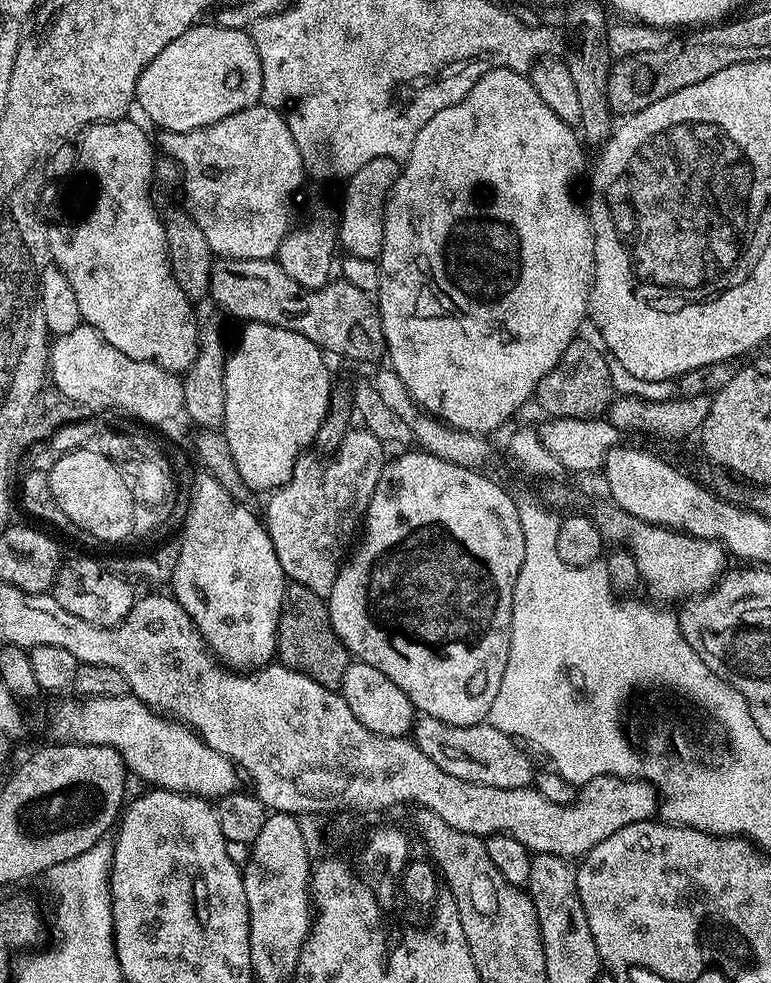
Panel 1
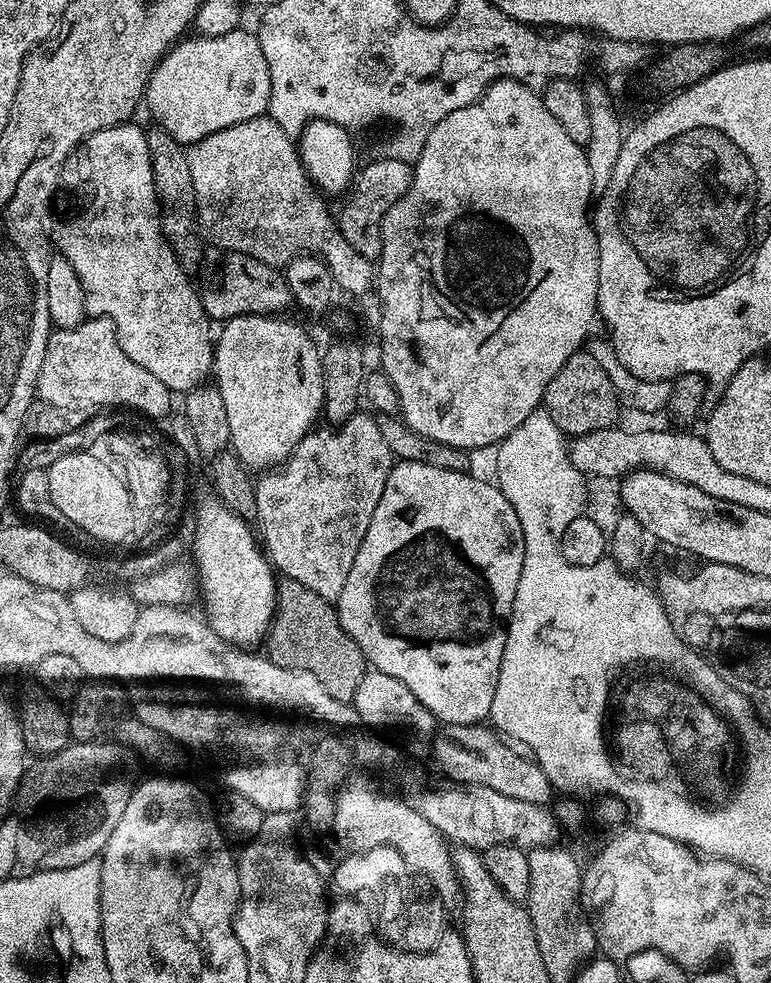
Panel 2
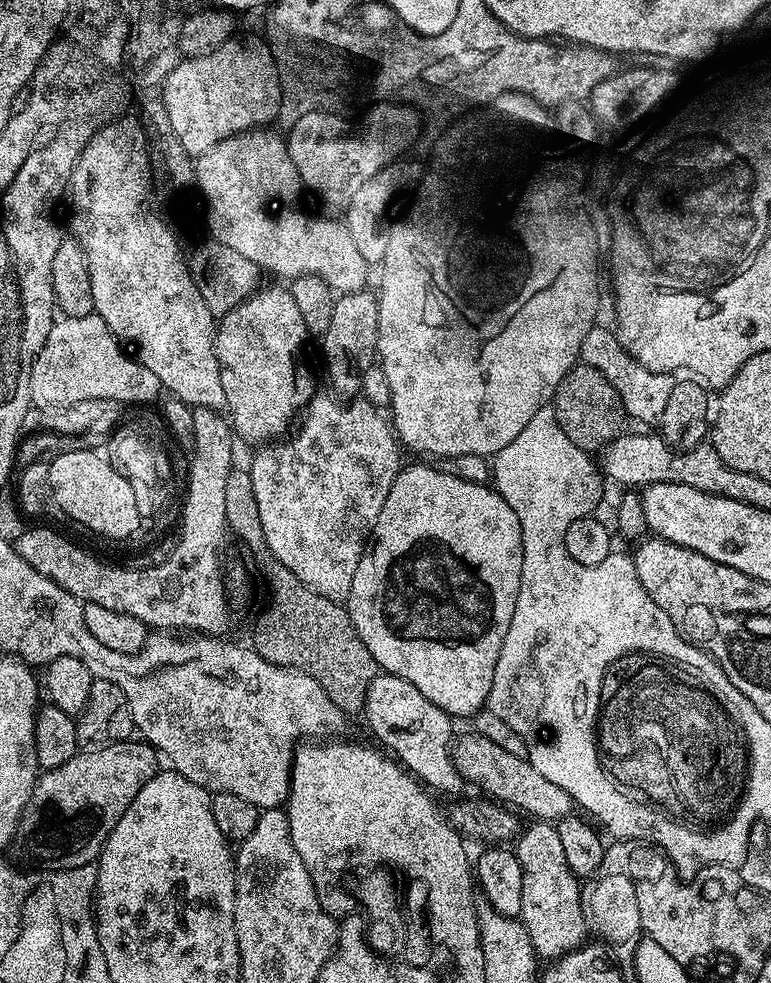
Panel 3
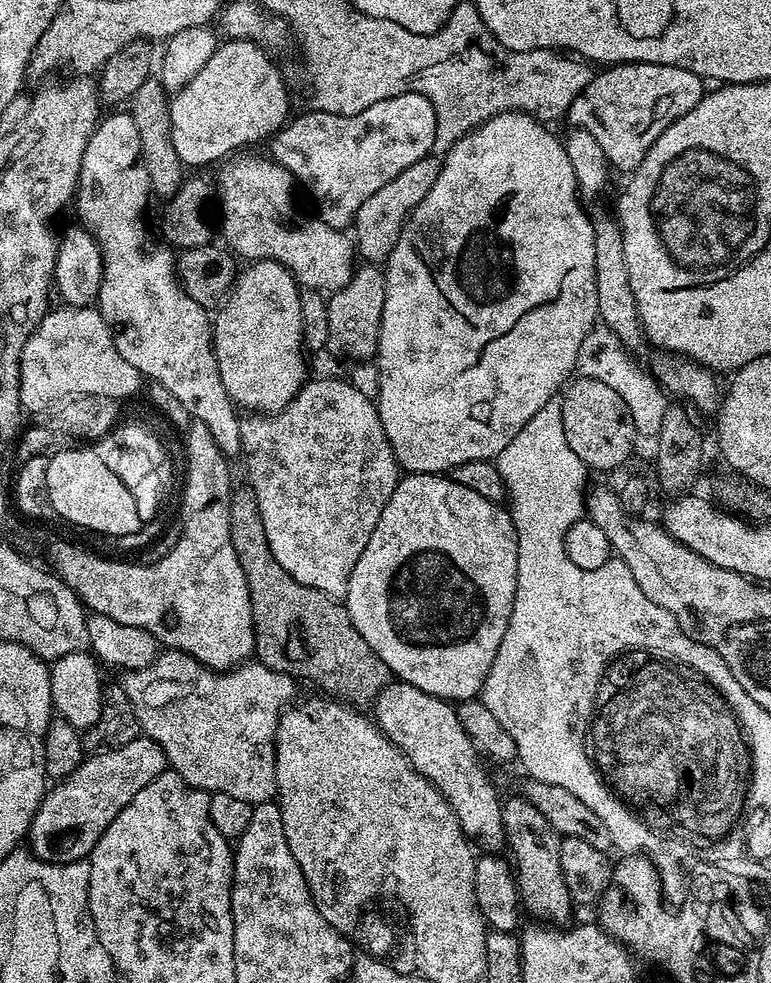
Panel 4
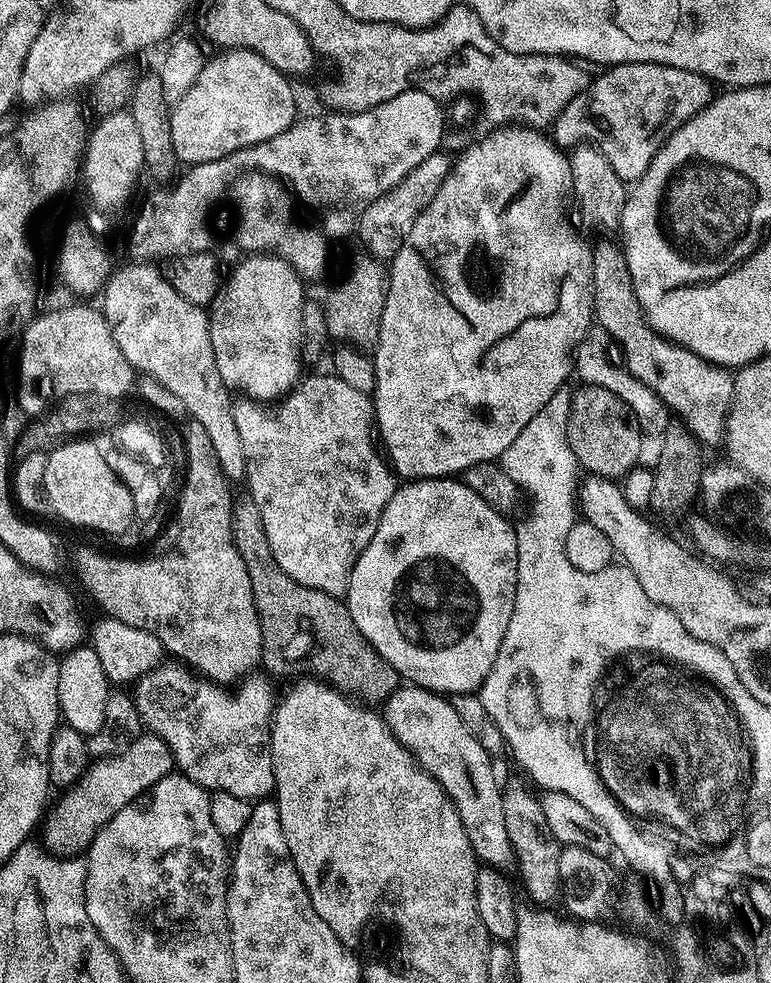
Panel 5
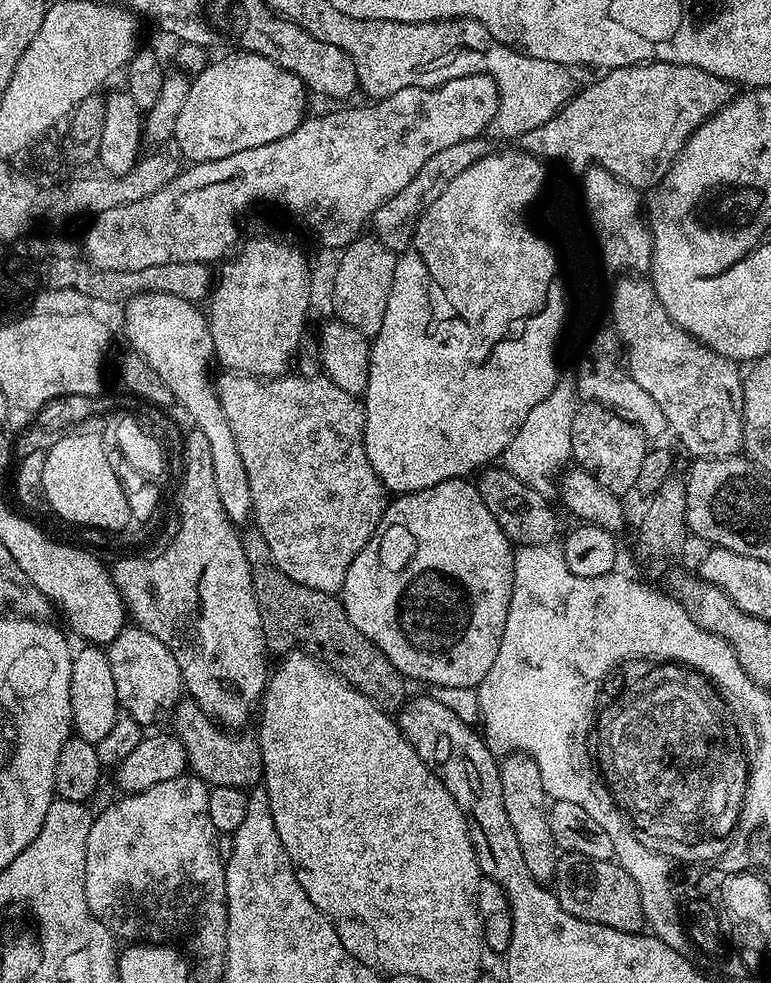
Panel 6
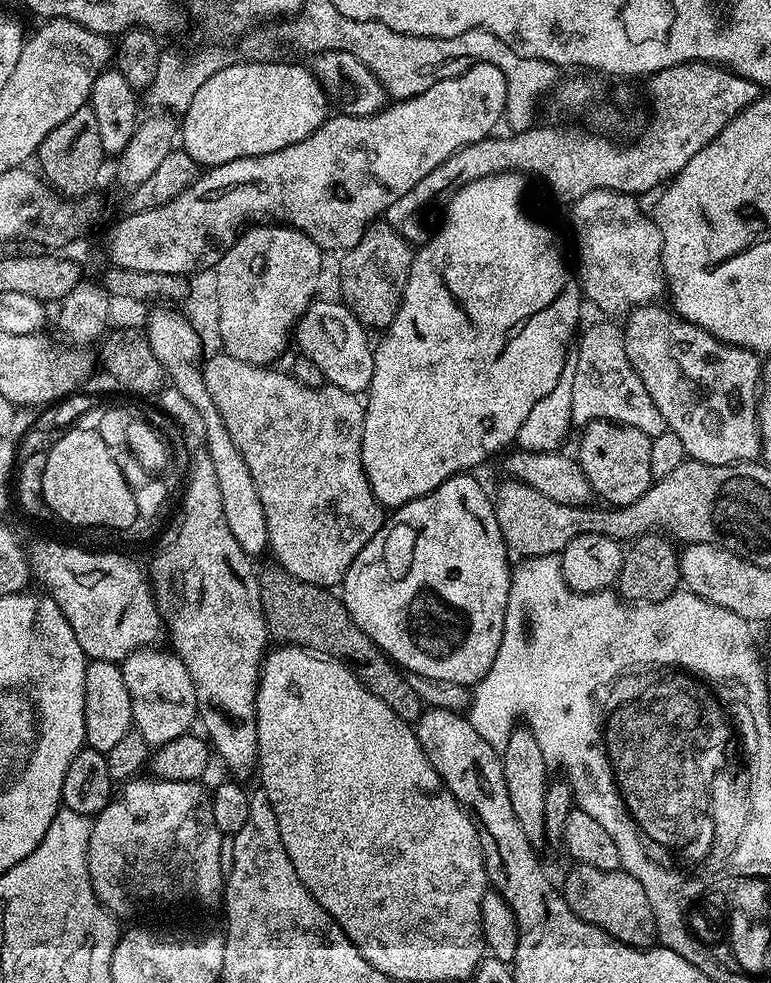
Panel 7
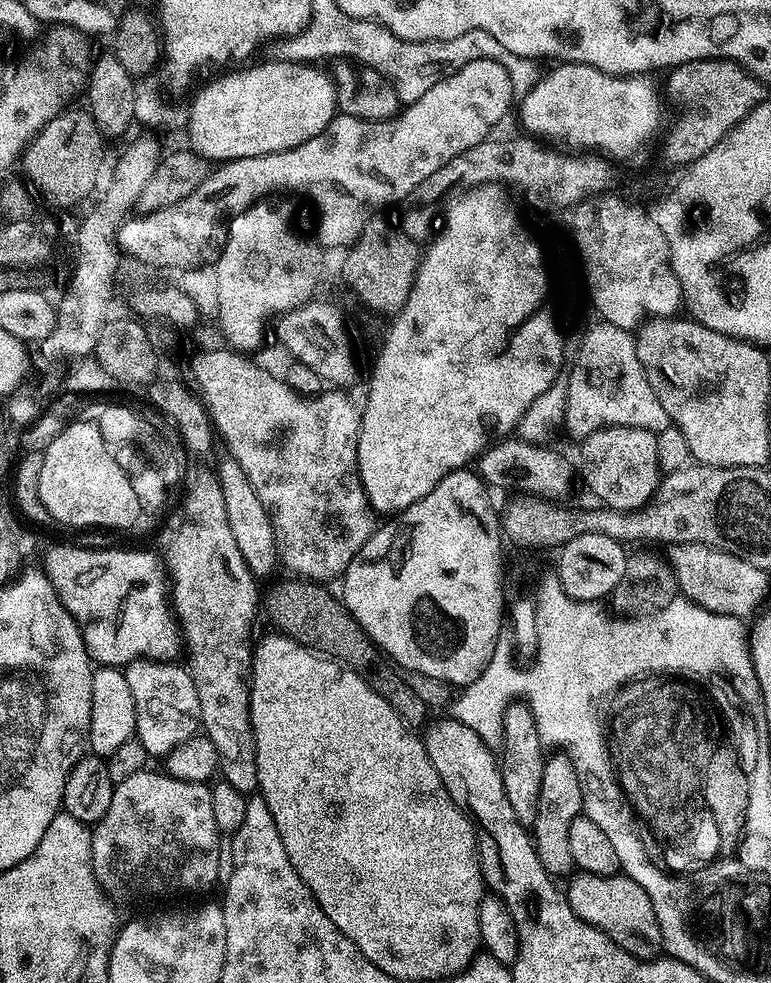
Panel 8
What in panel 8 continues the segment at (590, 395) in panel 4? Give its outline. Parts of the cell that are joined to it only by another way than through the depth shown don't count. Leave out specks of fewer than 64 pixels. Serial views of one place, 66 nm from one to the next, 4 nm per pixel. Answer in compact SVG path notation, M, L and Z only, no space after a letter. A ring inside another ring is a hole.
M614 426L590 434L579 445L578 476L597 496L599 503L616 512L637 511L652 500L660 487L662 469L658 460L656 433L644 428Z

